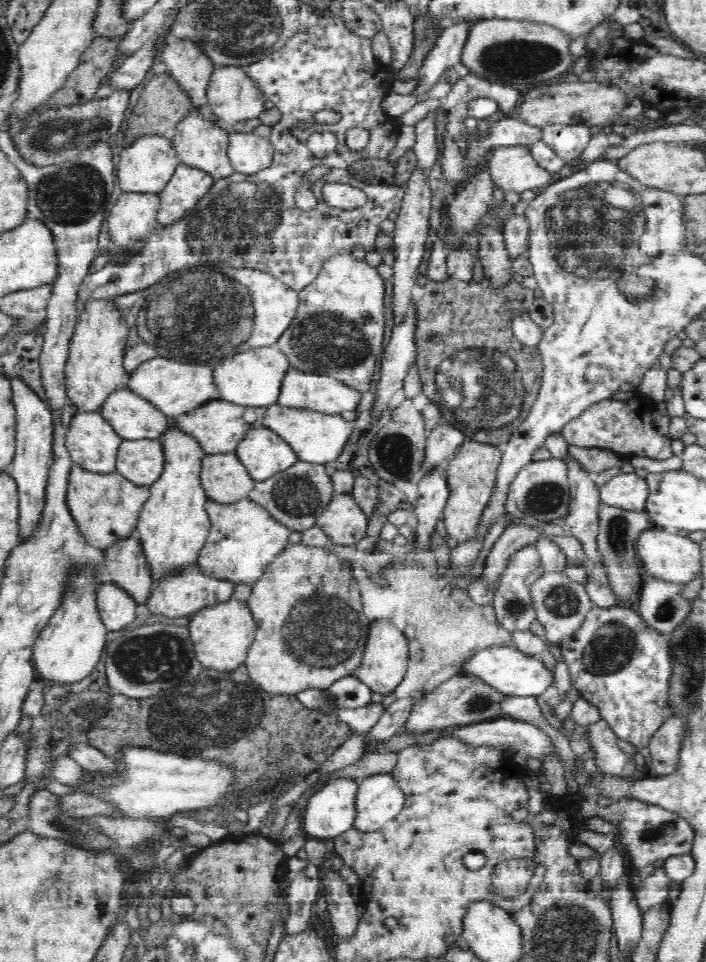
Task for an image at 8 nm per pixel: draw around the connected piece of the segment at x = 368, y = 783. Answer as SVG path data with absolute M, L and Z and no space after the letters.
M380 772L363 778L355 796L353 828L374 832L400 813L404 800L403 792L391 772Z

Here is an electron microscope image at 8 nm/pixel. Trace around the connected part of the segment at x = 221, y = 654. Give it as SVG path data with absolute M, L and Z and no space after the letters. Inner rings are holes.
M230 598L226 602L213 604L198 611L191 618L188 627L196 656L203 667L230 671L245 662L250 645L254 642L258 625L247 601Z

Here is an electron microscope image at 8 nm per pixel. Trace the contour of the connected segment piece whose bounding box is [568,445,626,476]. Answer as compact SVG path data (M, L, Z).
M576 445L569 446L569 454L577 458L586 471L592 475L597 476L601 472L614 468L614 466L621 467L626 460L619 452L598 447L584 447L580 448Z

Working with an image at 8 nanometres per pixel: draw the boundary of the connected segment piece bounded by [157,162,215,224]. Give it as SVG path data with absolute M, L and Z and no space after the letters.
M180 162L160 192L157 221L161 224L178 221L205 196L214 181L204 168Z

